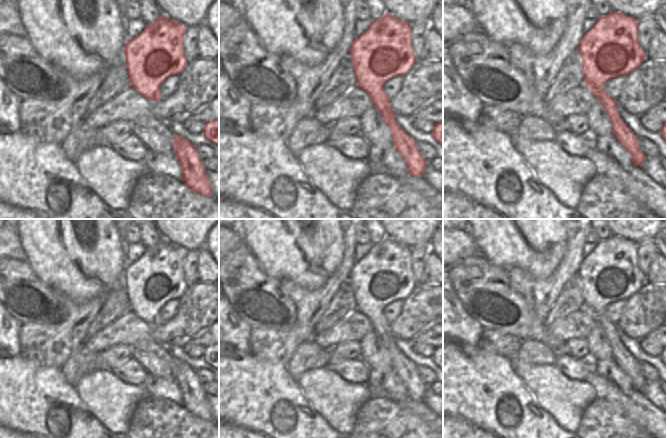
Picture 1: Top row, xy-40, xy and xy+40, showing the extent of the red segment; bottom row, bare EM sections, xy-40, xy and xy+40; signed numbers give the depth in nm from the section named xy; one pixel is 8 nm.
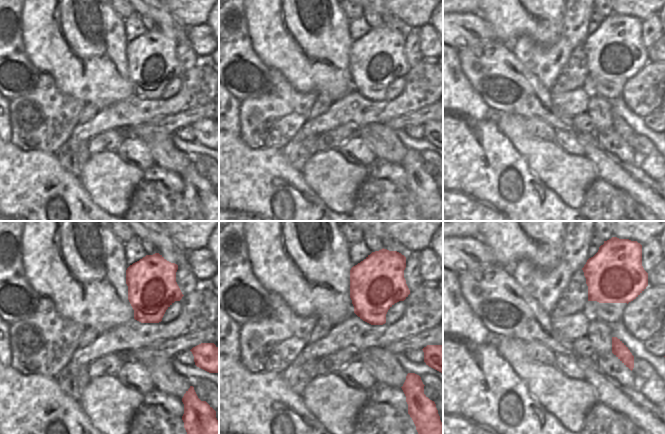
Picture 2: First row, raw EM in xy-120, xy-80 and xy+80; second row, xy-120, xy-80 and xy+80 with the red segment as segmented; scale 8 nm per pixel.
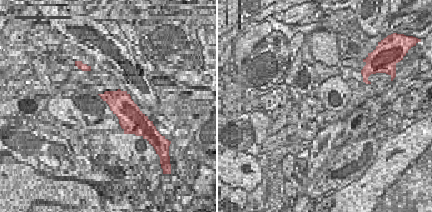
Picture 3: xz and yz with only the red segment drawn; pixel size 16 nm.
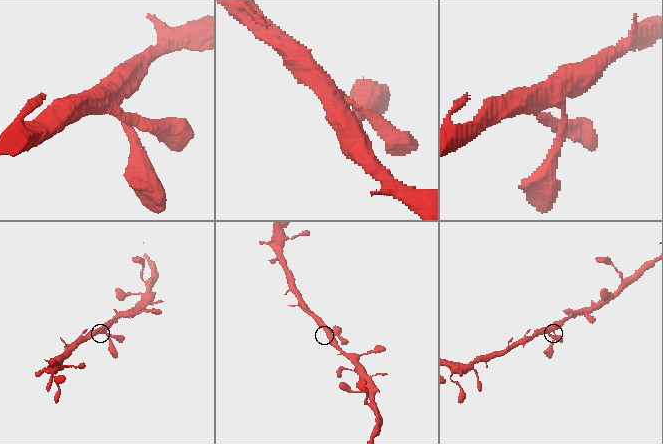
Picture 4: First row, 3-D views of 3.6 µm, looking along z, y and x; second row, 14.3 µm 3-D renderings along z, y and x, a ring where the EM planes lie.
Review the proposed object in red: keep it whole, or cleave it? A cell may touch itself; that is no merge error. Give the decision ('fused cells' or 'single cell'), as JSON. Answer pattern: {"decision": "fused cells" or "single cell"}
{"decision": "single cell"}

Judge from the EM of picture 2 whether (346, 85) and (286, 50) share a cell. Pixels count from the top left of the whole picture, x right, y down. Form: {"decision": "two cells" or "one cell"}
{"decision": "one cell"}

